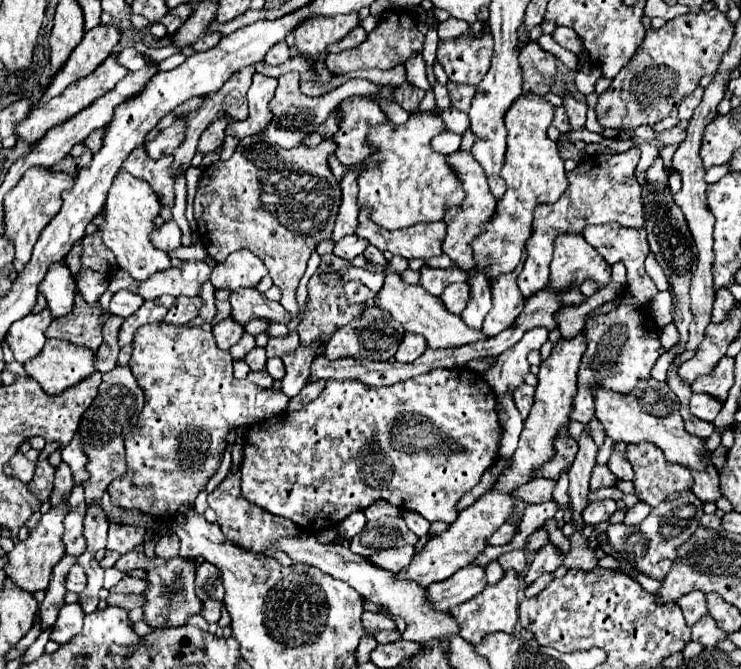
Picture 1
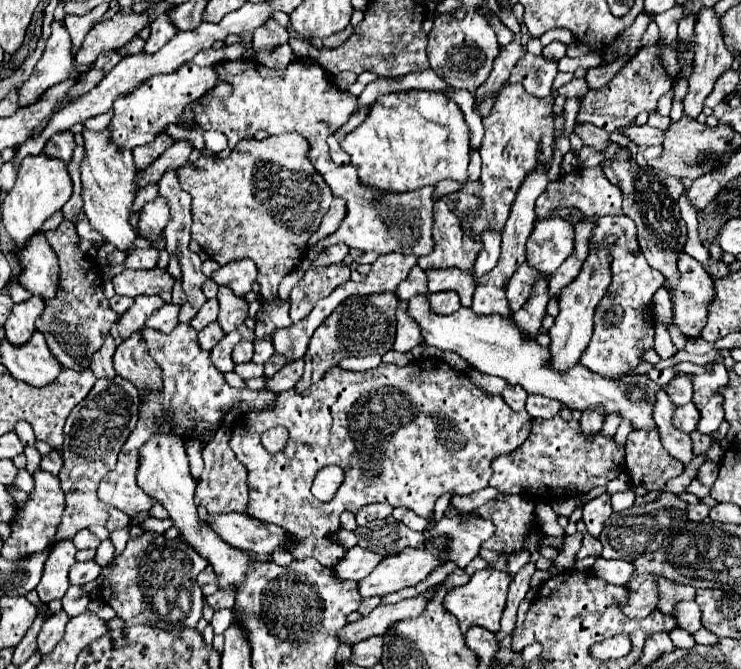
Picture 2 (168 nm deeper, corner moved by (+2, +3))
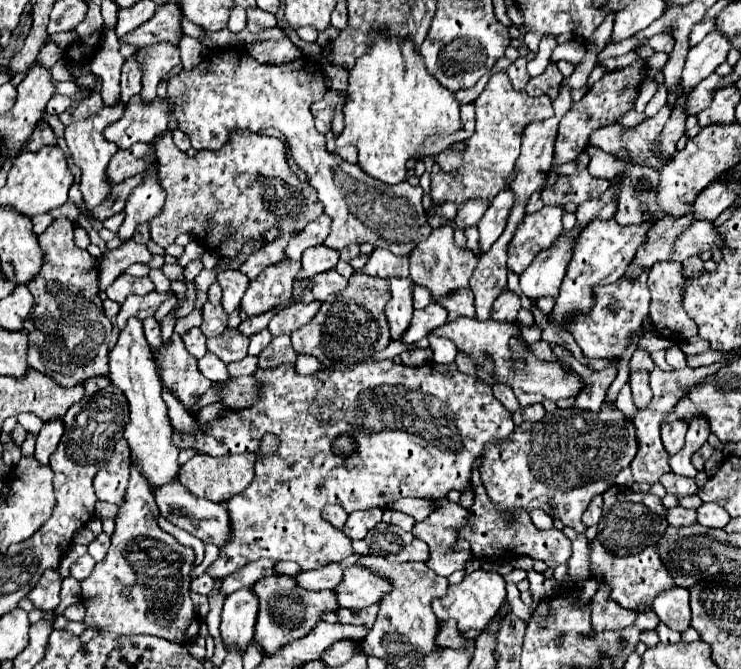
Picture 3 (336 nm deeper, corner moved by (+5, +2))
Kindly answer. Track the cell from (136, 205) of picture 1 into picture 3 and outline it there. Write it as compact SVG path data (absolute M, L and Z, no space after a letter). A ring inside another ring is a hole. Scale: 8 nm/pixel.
M115 103L113 107L103 107L99 113L93 113L89 115L87 119L81 119L77 123L71 123L65 127L65 141L67 141L67 147L69 147L69 153L71 153L71 159L73 163L81 169L81 183L79 183L79 189L83 193L83 199L87 203L87 209L93 209L97 207L99 203L105 201L105 197L109 195L111 191L111 183L107 181L105 177L105 167L109 163L109 159L117 153L117 145L115 143L109 143L105 141L103 137L103 129L107 125L111 125L113 121L117 121L123 113L123 103Z

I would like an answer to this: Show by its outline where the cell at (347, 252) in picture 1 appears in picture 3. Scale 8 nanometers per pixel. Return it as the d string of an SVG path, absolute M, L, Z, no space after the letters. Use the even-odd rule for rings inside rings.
M325 245L305 249L305 253L301 257L301 273L297 273L297 279L315 277L317 273L335 269L337 263L339 263L339 253L329 249L329 247L325 247Z

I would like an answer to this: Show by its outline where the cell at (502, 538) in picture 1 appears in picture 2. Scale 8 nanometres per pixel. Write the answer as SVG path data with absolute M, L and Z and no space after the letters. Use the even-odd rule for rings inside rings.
M458 514L454 518L442 518L434 524L430 532L424 532L424 544L440 534L446 534L450 538L448 552L444 554L446 560L456 562L460 568L466 568L482 548L482 542L492 538L496 532L496 526L492 520L472 516L472 514Z

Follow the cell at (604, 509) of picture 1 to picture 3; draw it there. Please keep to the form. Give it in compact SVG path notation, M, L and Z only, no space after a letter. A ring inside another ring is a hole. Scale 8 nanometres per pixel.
M597 495L597 497L587 505L587 509L585 509L585 513L583 513L583 523L585 523L587 527L597 525L597 521L601 519L601 507L603 507L603 497Z

